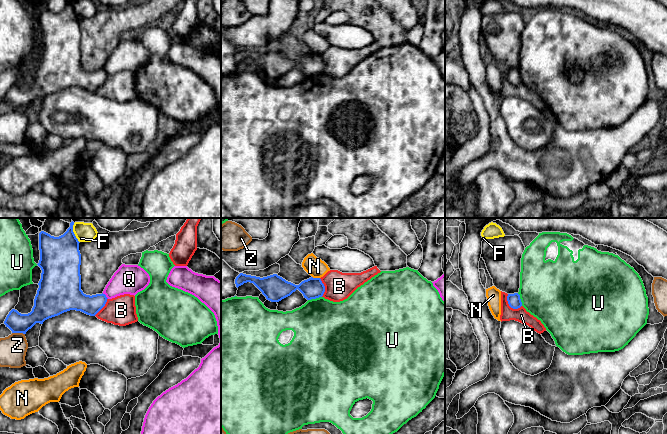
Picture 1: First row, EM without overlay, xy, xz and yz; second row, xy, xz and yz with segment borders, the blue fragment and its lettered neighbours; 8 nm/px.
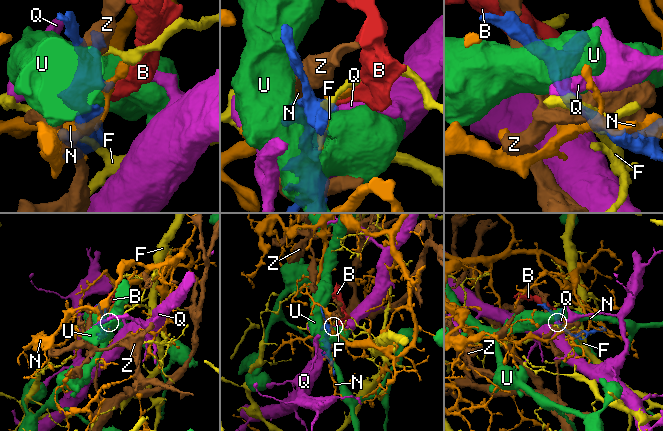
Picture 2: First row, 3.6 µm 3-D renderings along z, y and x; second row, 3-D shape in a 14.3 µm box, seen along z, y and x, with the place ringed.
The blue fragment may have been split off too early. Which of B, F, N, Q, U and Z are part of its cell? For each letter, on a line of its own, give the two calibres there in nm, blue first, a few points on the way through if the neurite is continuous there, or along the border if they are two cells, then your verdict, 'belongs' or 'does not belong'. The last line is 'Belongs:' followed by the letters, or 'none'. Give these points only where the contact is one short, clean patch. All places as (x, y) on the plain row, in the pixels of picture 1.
B: 110/110 nm | along yz (507, 70), (507, 79), (511, 83), (519, 84), (521, 82) | does not belong
F: 340/140 nm | does not belong
N: 170/150 nm | does not belong
Q: 170/240 nm | along xy (102, 69), (108, 74) | does not belong
U: 170/460 nm | does not belong
Z: 160/220 nm | does not belong
Belongs: none

